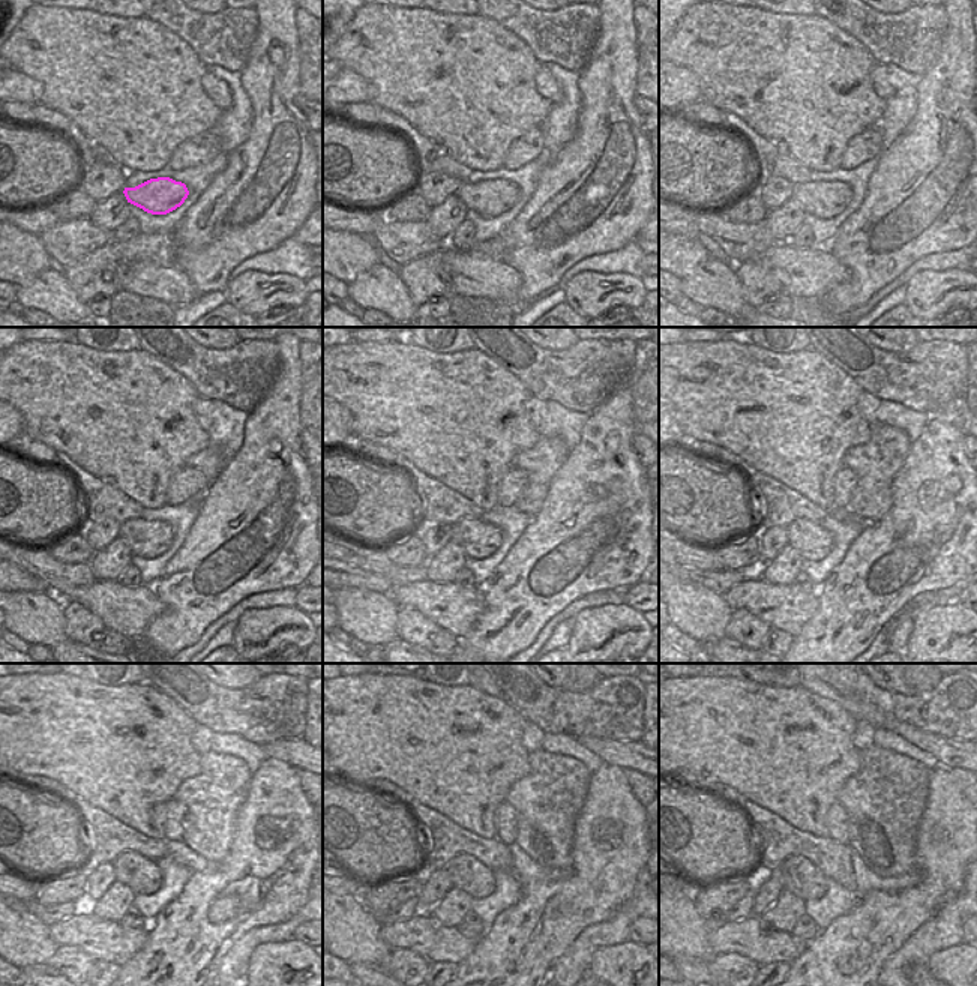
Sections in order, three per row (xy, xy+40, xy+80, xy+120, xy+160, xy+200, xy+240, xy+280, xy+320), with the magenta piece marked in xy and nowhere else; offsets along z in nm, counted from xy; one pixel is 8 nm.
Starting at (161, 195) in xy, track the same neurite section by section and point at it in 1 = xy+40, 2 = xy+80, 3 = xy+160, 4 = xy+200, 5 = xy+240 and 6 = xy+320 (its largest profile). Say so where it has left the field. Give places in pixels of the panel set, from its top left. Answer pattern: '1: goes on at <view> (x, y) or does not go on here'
1: goes on at xy+40 (490, 198)
2: goes on at xy+80 (826, 200)
3: goes on at xy+160 (479, 541)
4: goes on at xy+200 (812, 541)
5: goes on at xy+240 (141, 875)
6: goes on at xy+320 (799, 875)

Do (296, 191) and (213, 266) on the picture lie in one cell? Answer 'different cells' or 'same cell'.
same cell

